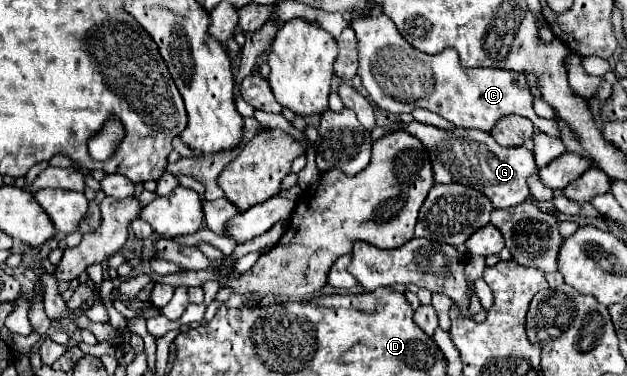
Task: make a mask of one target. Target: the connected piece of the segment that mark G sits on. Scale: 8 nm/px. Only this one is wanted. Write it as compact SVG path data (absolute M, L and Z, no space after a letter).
M417 121L403 125L403 129L415 135L417 139L421 139L421 143L429 147L437 183L471 185L483 191L491 199L491 203L495 203L495 207L499 209L507 209L523 203L529 197L527 179L531 175L539 175L539 167L535 163L533 151L525 147L501 147L499 143L495 143L495 139L489 133L465 131L465 129L443 131Z

